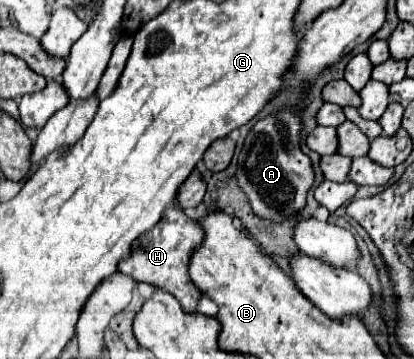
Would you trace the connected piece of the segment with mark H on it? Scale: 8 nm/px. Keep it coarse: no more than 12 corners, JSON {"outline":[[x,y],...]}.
{"outline":[[169,207],[119,271],[165,289],[187,313],[201,291],[189,255],[201,227]]}

